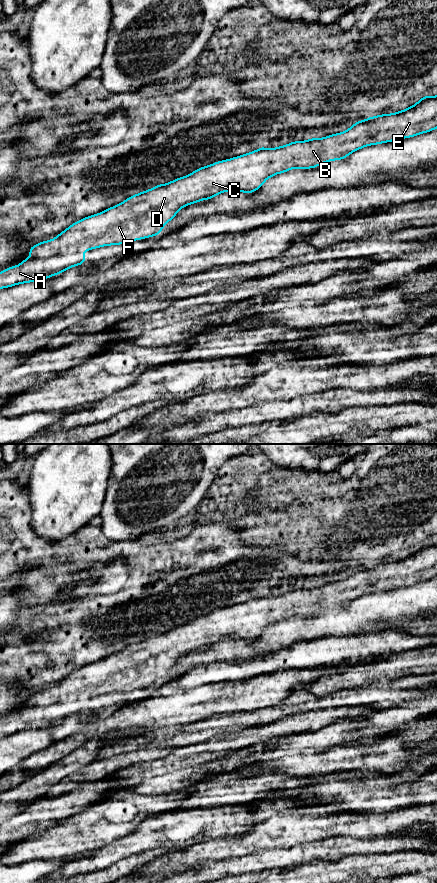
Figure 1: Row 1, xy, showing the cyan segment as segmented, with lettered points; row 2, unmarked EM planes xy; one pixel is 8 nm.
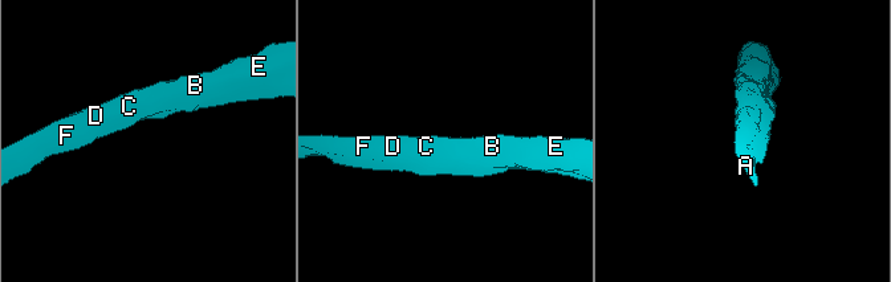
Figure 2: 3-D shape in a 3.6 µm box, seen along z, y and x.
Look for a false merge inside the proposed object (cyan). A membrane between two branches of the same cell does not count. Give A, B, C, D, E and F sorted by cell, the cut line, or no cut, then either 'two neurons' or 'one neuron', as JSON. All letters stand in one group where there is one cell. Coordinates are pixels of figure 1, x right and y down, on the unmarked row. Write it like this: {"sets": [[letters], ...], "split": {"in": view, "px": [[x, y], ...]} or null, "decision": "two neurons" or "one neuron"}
{"sets": [["A", "B", "C", "D", "E", "F"]], "split": null, "decision": "one neuron"}

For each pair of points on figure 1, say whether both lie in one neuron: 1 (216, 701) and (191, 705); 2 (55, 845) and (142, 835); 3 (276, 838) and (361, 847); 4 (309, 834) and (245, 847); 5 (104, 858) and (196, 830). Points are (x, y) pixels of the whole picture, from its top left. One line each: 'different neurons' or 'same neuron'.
1: same neuron
2: different neurons
3: different neurons
4: same neuron
5: same neuron

